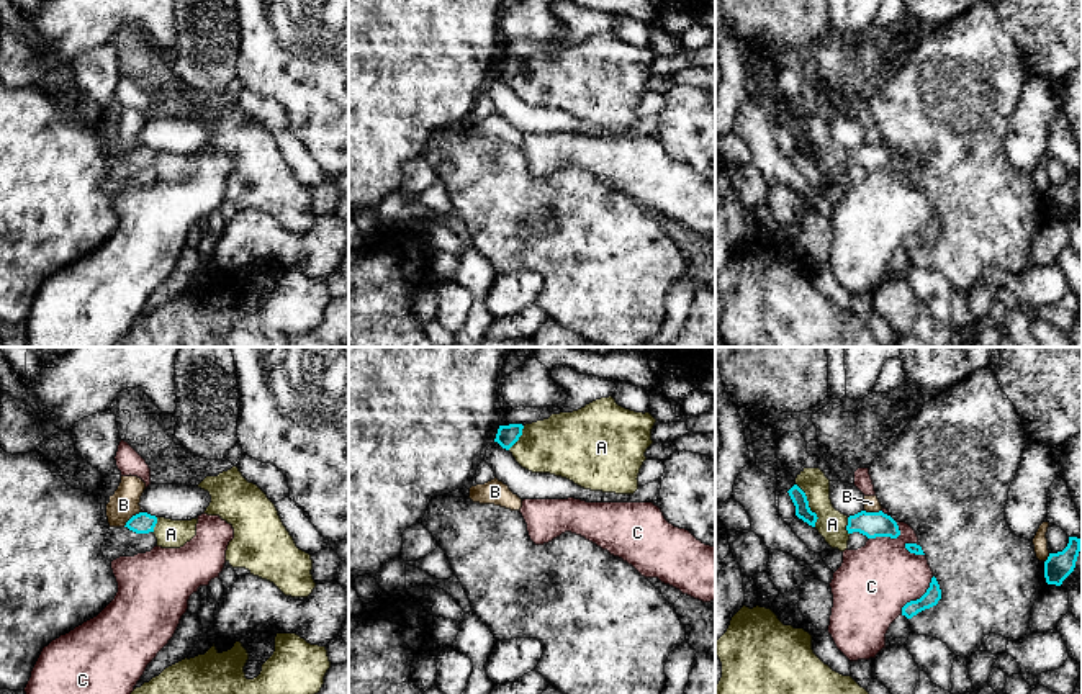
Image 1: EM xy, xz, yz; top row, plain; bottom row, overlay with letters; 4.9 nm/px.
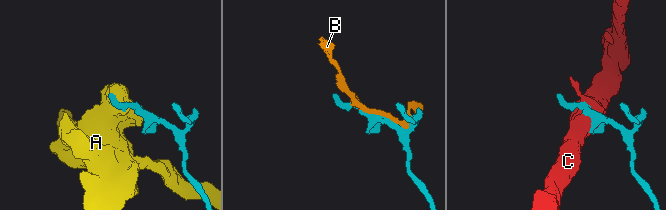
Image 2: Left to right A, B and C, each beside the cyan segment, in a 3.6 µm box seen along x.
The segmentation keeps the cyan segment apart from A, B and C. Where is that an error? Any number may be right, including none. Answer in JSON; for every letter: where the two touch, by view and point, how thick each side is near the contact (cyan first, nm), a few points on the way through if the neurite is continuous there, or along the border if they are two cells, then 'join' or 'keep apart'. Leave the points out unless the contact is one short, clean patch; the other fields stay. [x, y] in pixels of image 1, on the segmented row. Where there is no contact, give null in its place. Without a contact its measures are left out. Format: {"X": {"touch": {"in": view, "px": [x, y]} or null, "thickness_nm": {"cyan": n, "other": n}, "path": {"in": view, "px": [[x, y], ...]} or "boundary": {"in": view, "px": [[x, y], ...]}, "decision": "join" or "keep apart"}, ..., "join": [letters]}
{"A": {"touch": {"in": "yz", "px": [807, 504]}, "thickness_nm": {"cyan": 80, "other": 140}, "boundary": {"in": "yz", "px": [[796, 483], [817, 518], [816, 526]]}, "decision": "keep apart"}, "B": {"touch": {"in": "xy", "px": [131, 518]}, "thickness_nm": {"cyan": 110, "other": 150}, "decision": "join"}, "C": {"touch": {"in": "yz", "px": [896, 524]}, "thickness_nm": {"cyan": 130, "other": 340}, "decision": "keep apart"}, "join": ["B"]}

